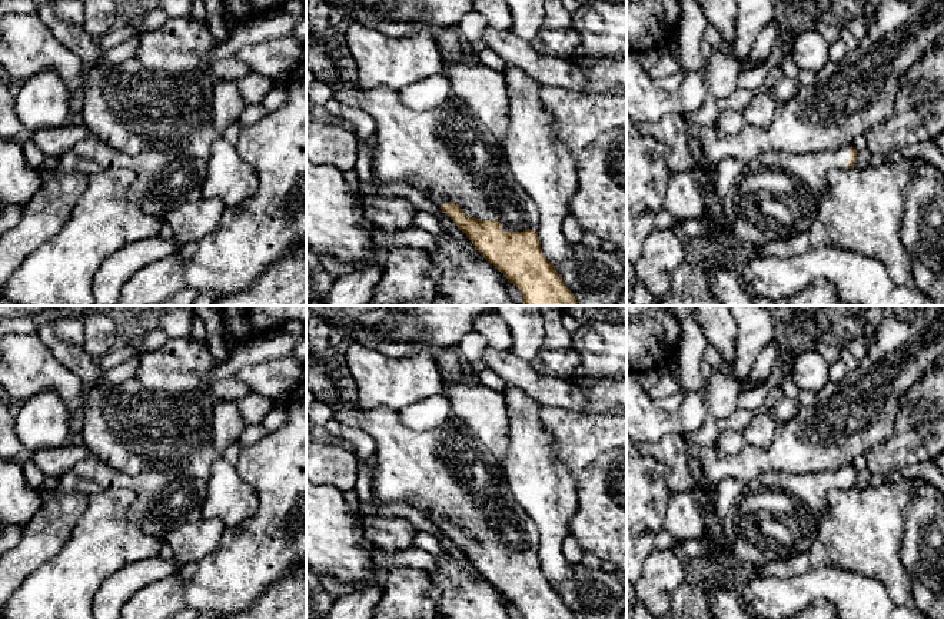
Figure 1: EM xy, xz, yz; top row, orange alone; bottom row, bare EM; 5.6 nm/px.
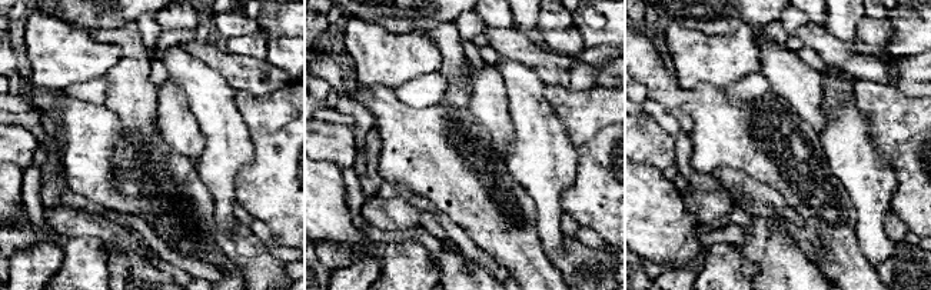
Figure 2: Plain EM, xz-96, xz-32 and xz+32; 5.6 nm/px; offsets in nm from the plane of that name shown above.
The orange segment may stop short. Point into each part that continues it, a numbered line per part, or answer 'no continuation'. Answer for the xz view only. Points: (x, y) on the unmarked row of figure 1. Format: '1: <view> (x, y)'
1: xz (419, 469)

